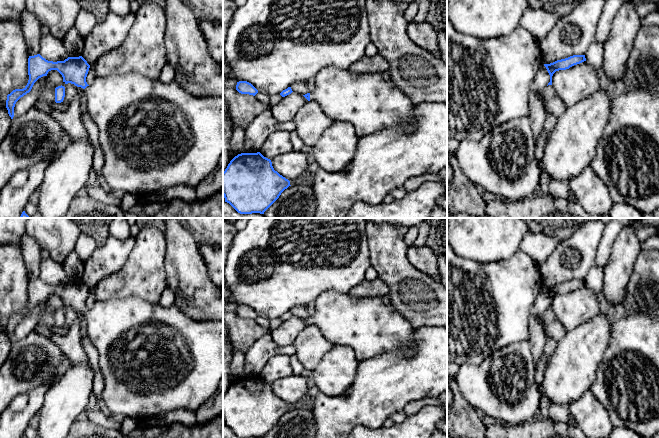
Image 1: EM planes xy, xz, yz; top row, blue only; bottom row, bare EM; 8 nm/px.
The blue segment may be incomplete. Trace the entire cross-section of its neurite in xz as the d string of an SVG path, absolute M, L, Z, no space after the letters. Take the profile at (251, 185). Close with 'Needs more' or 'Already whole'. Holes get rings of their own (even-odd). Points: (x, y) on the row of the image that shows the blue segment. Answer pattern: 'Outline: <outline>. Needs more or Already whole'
Outline: M260 152L238 154L223 172L225 202L240 214L264 214L289 186L291 186L290 181L275 171L271 160Z. Already whole

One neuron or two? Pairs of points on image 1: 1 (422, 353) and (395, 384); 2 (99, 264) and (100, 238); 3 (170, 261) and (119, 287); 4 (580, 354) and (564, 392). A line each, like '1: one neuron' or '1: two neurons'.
1: one neuron
2: two neurons
3: two neurons
4: one neuron

